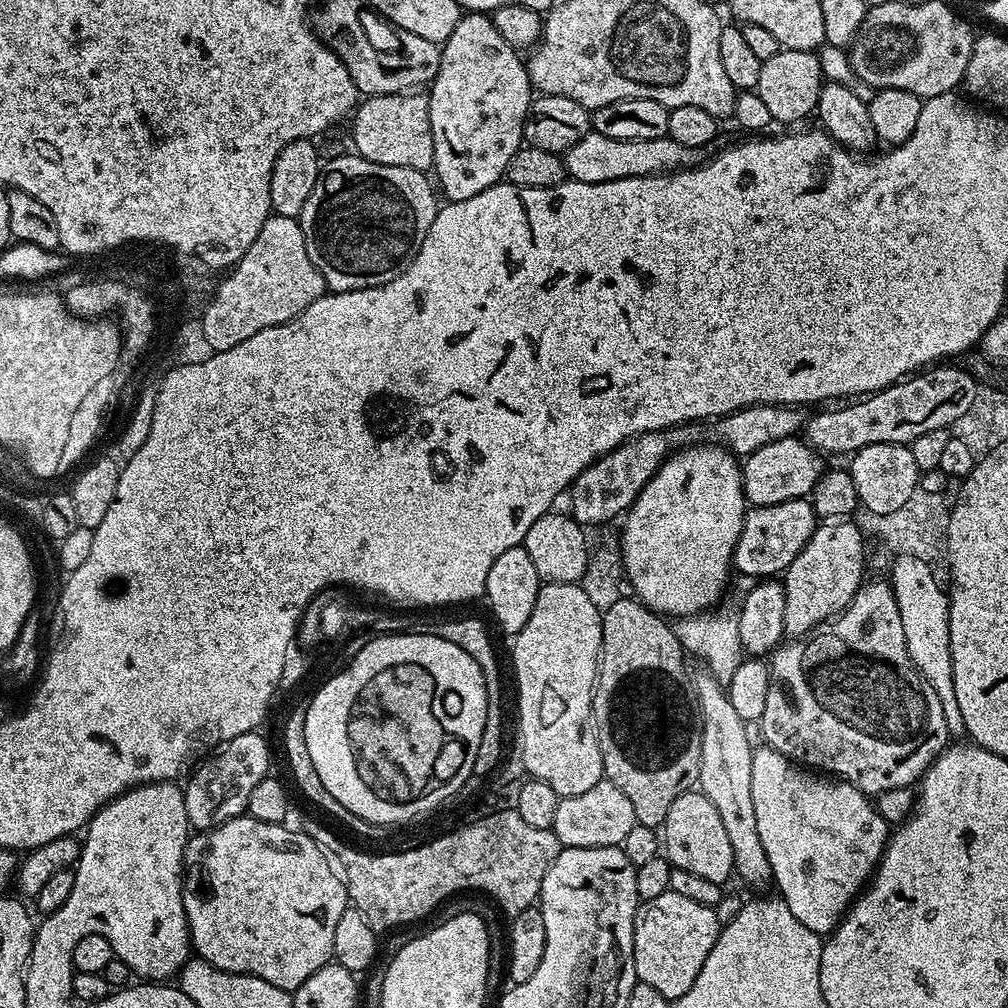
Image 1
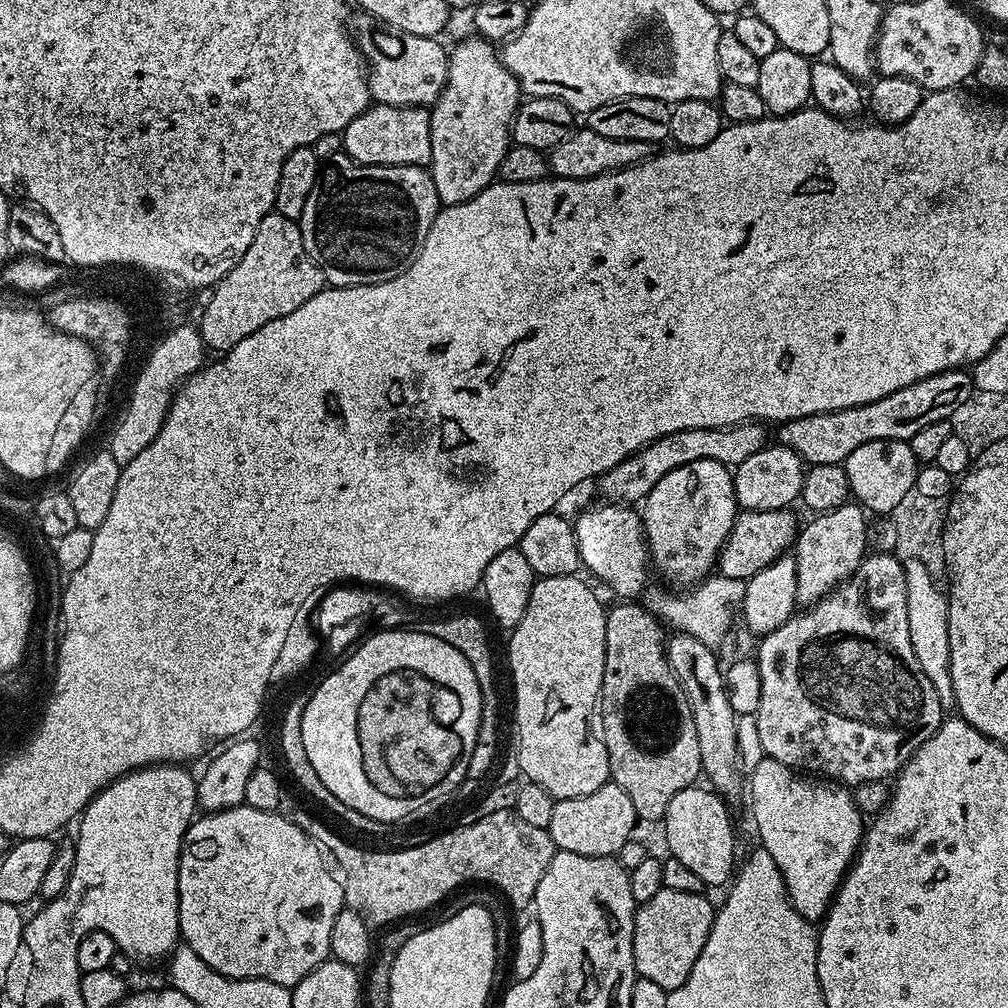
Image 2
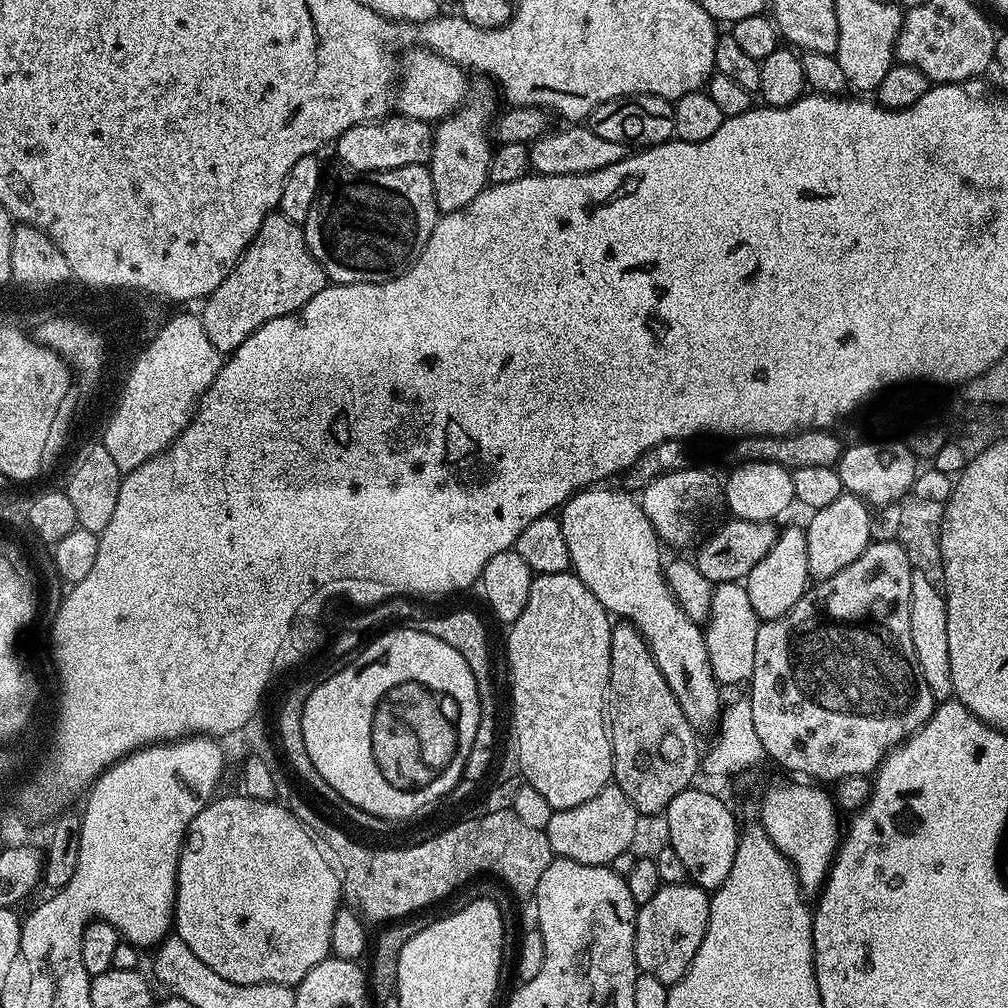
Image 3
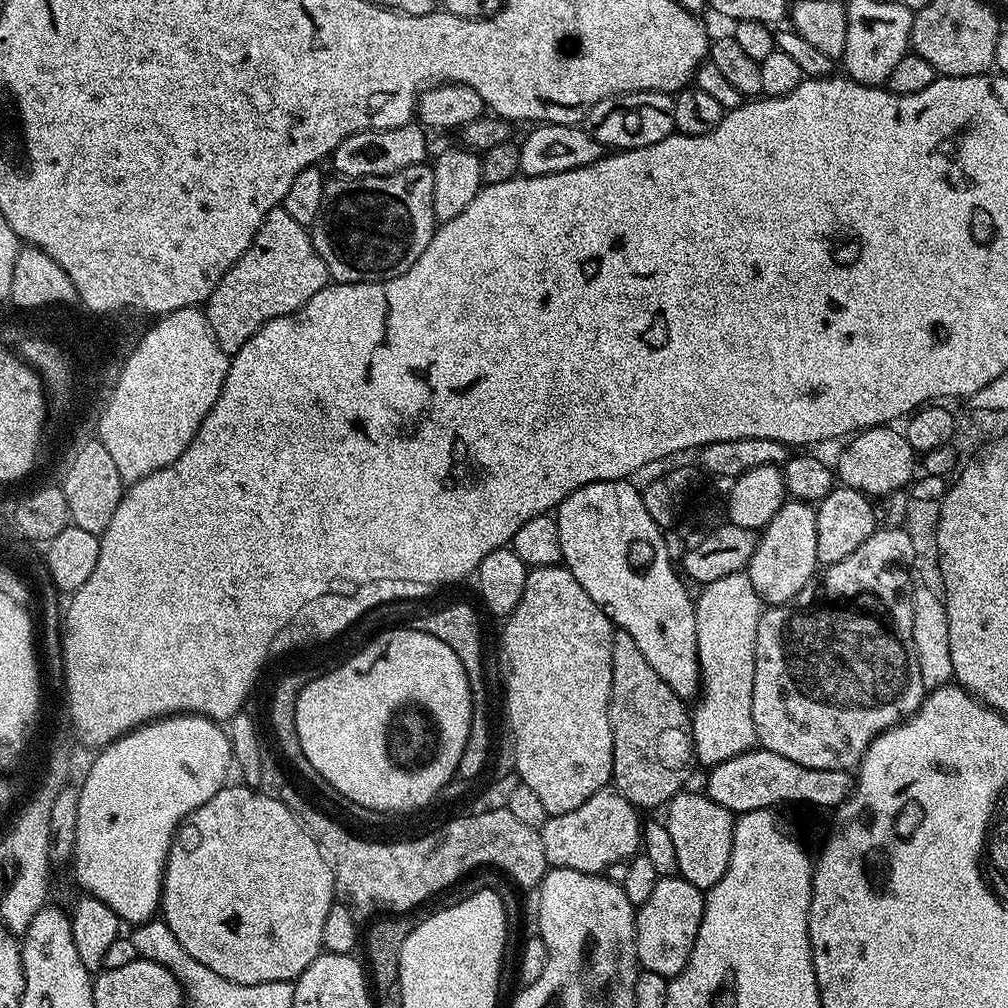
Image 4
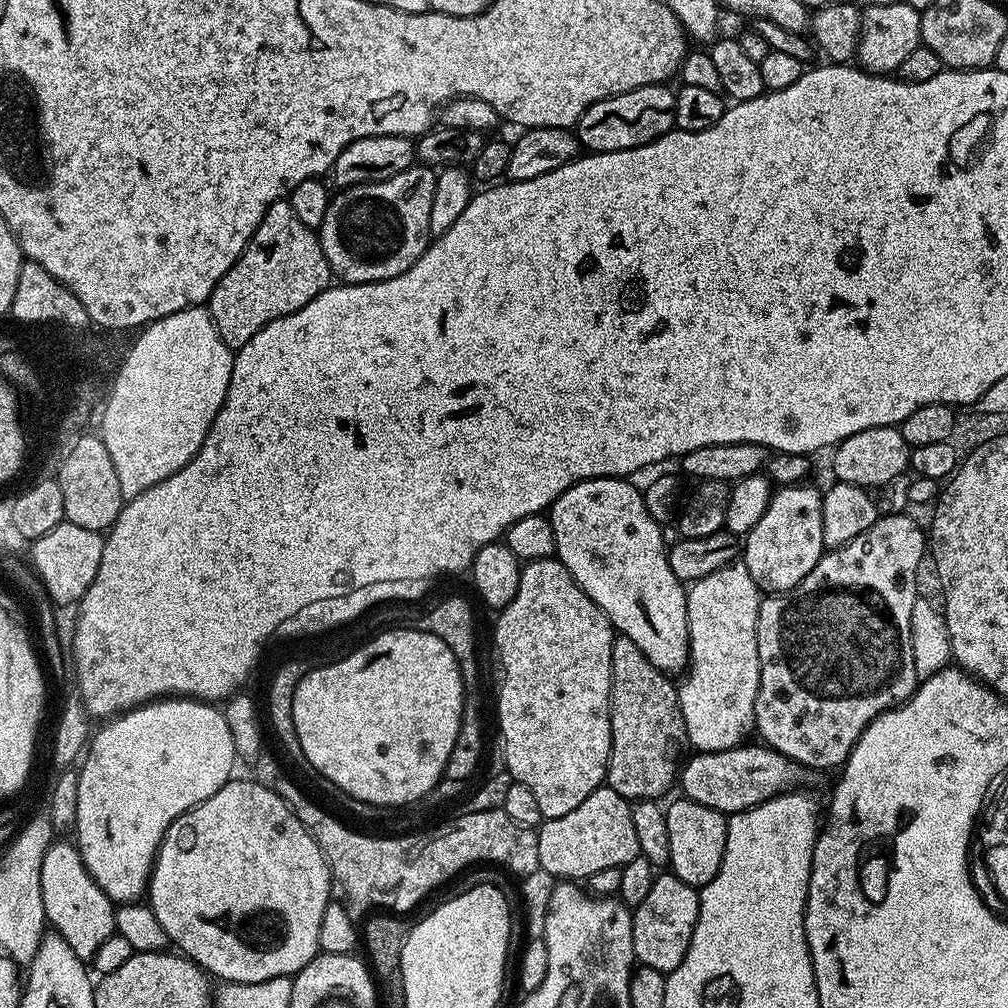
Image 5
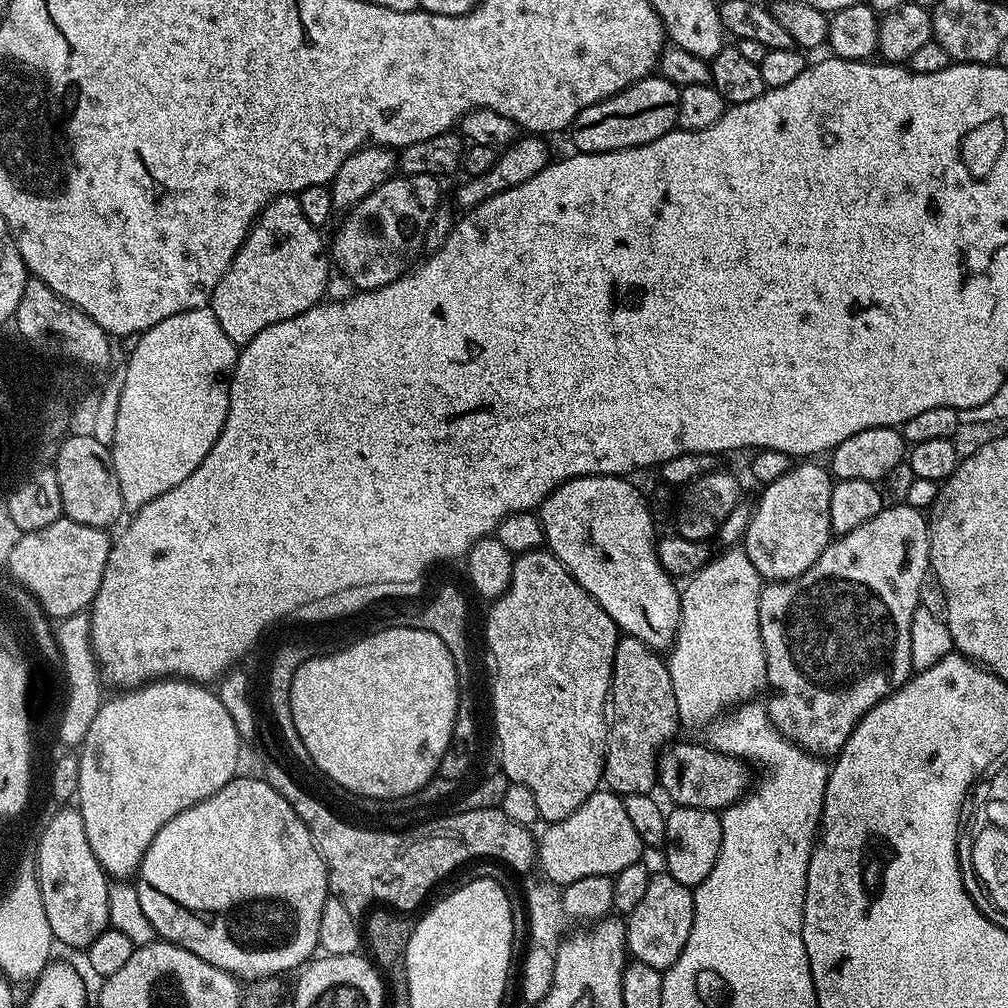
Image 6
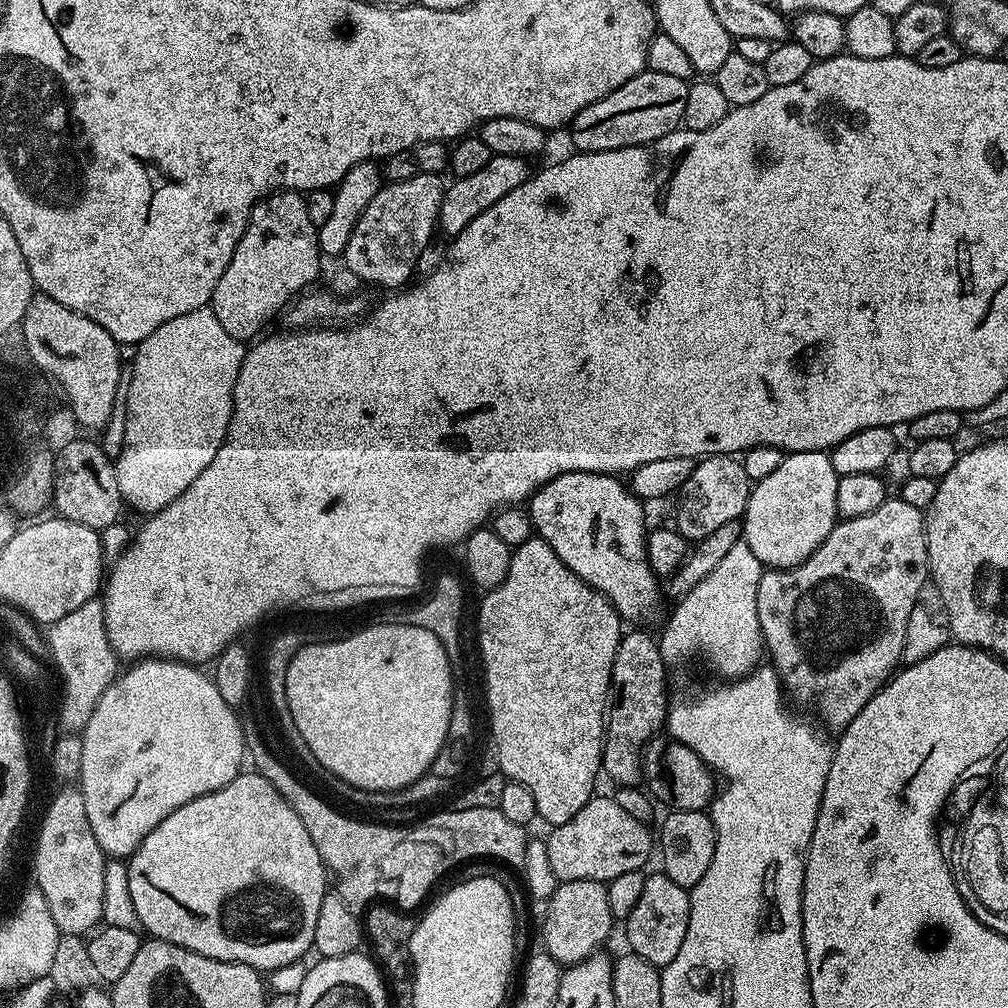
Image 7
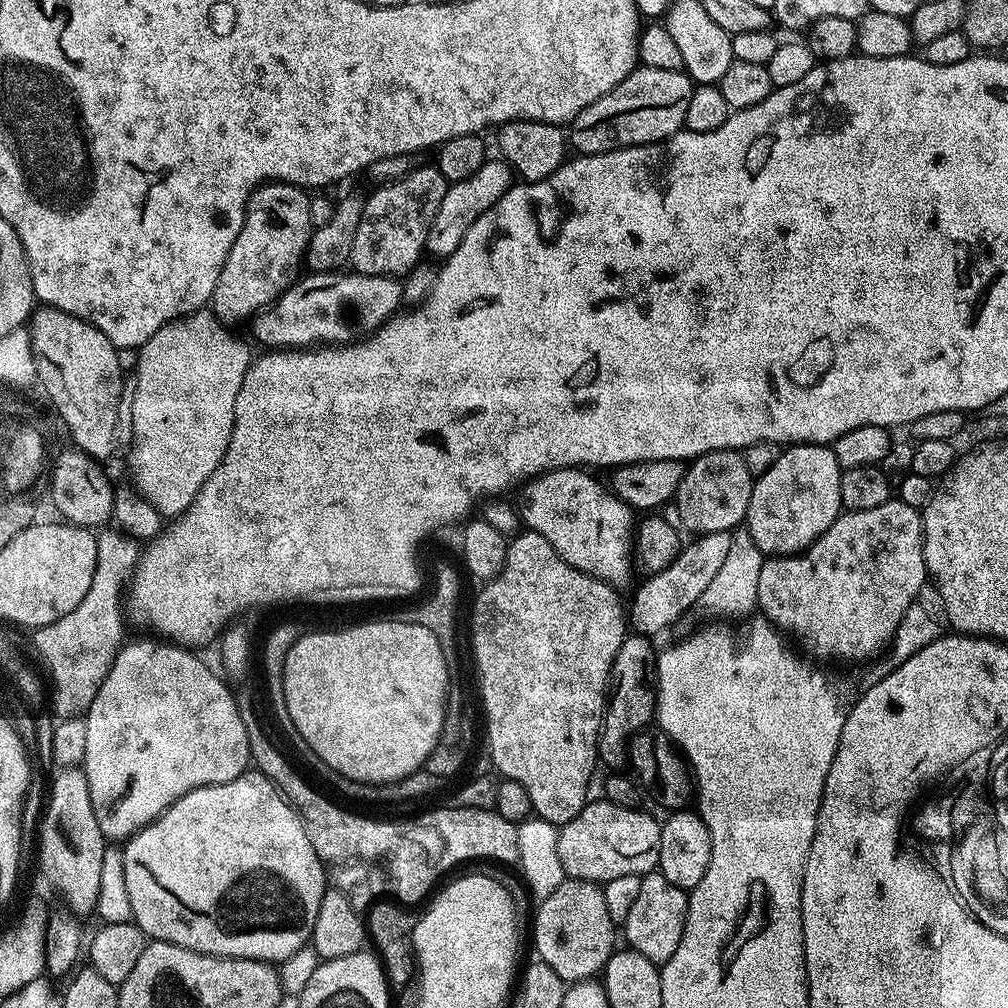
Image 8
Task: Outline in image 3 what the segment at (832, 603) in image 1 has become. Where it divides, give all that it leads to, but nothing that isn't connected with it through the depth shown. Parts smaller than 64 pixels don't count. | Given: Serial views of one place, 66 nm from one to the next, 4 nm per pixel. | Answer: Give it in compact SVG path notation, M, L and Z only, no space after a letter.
M847 494L834 498L830 506L822 506L811 513L812 516L806 523L806 562L808 563L808 575L813 581L825 580L838 570L850 566L862 550L866 550L873 538L870 534L870 518L872 512L869 505L857 496Z

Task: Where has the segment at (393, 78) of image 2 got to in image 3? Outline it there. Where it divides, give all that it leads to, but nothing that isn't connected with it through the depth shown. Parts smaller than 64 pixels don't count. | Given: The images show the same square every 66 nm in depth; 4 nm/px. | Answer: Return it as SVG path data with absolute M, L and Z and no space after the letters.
M423 46L417 47L412 54L408 65L405 68L403 65L398 72L398 87L394 92L395 111L399 115L432 124L463 108L470 96L468 80L464 77L467 76L465 69Z

